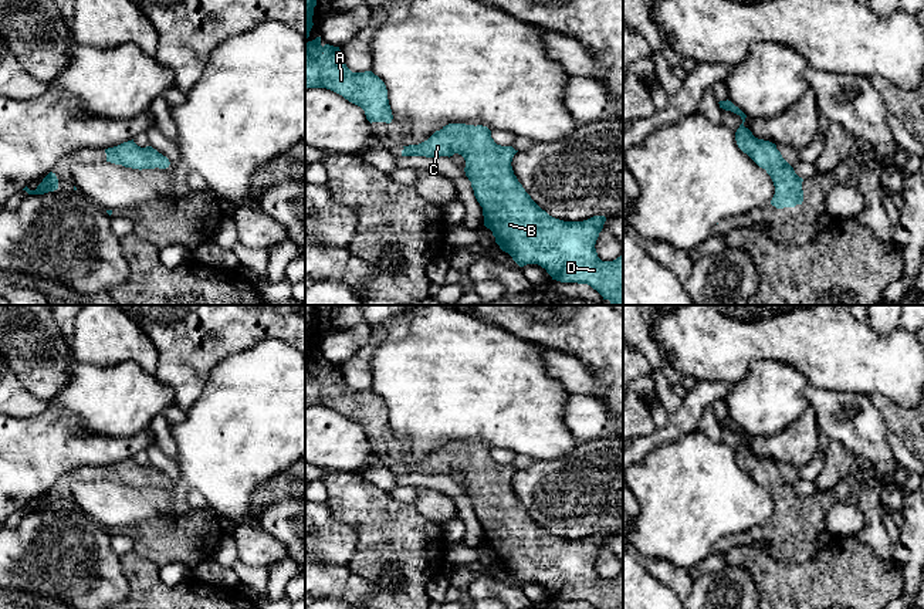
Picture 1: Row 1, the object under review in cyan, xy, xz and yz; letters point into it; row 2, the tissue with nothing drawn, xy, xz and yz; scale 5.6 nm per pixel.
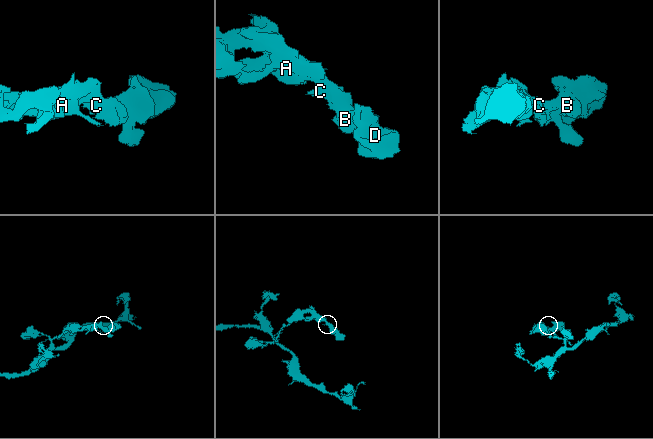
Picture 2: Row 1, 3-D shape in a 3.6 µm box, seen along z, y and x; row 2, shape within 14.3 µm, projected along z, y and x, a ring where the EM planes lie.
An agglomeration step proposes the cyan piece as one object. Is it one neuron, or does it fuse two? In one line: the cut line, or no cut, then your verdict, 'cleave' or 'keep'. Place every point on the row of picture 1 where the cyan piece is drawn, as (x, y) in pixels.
cut none; keep

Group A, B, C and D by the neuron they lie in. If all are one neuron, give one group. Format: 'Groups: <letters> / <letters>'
Groups: A B C D

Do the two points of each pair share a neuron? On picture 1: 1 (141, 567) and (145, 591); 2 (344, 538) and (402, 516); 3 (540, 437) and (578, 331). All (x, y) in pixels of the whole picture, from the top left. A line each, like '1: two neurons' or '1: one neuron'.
1: one neuron
2: two neurons
3: two neurons

